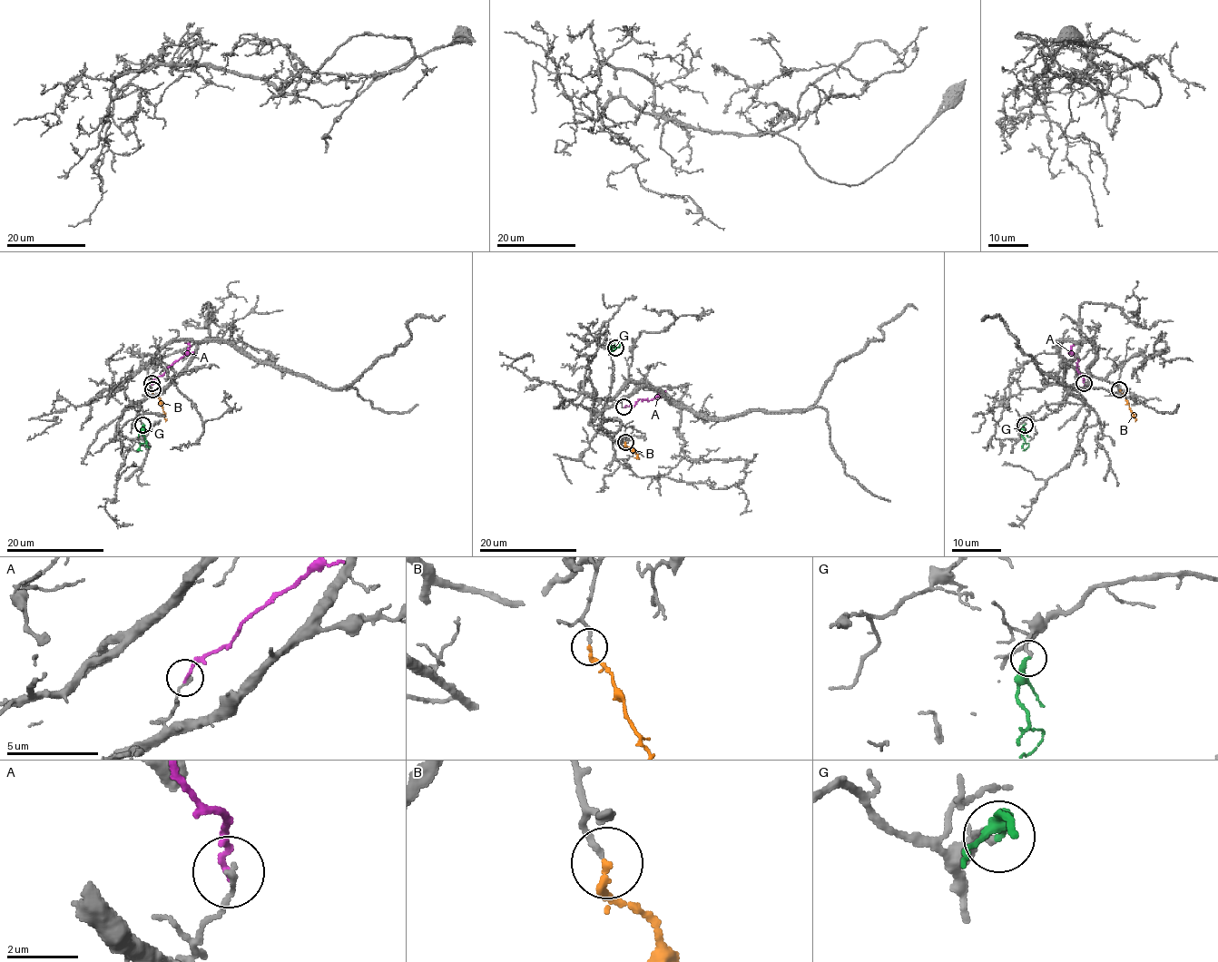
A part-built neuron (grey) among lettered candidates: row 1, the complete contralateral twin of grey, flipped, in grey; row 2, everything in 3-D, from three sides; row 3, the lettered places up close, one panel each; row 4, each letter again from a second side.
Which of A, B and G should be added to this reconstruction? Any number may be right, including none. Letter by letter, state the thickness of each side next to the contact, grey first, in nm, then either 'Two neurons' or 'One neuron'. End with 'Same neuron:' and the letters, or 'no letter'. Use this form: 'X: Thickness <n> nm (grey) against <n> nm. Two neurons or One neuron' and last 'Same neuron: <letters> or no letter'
A: Thickness 160 nm (grey) against 150 nm. Two neurons
B: Thickness 150 nm (grey) against 200 nm. One neuron
G: Thickness 180 nm (grey) against 280 nm. One neuron
Same neuron: B, G

